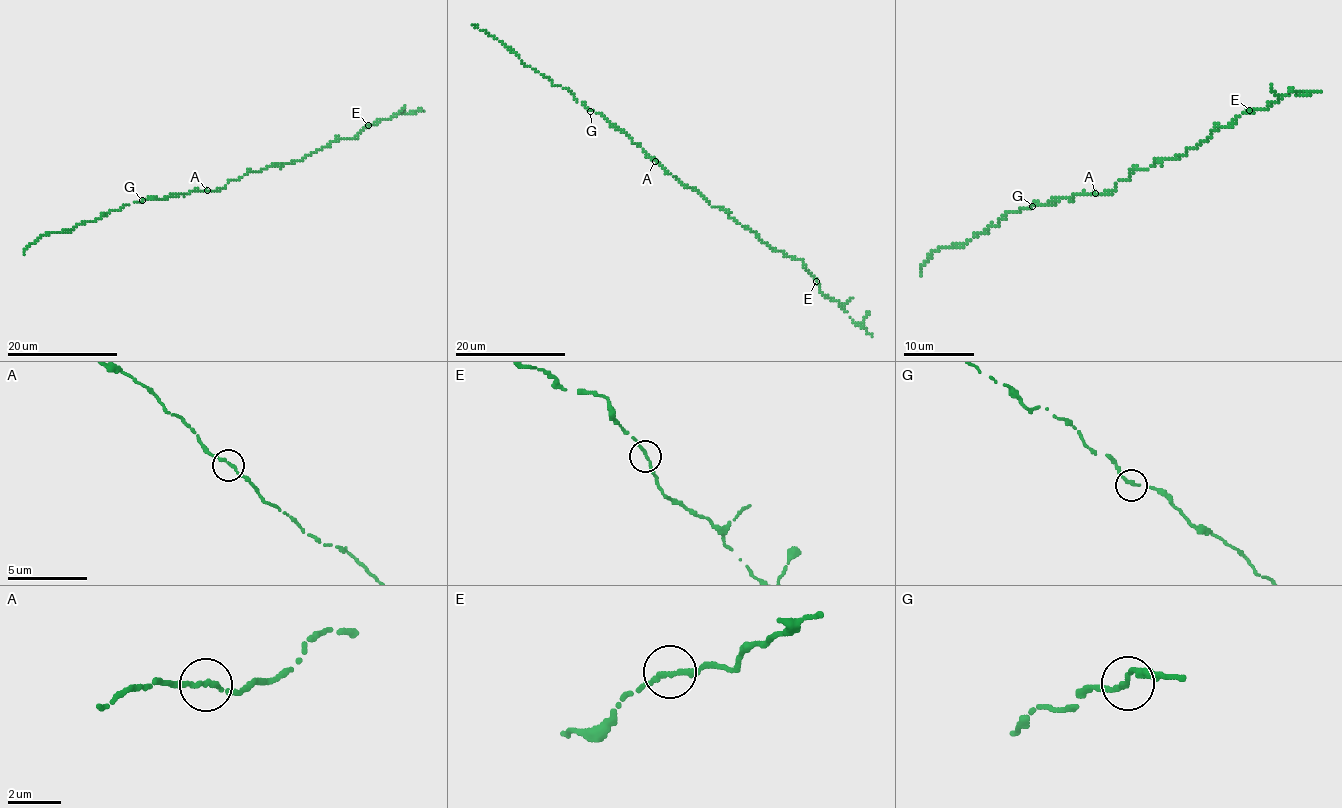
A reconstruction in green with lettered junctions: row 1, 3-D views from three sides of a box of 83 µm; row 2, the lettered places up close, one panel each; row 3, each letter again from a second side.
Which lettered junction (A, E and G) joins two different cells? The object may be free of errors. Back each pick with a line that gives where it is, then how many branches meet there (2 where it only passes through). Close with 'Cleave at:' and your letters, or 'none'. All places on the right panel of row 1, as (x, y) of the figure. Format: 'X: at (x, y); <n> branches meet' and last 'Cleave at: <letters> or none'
Cleave at: none

